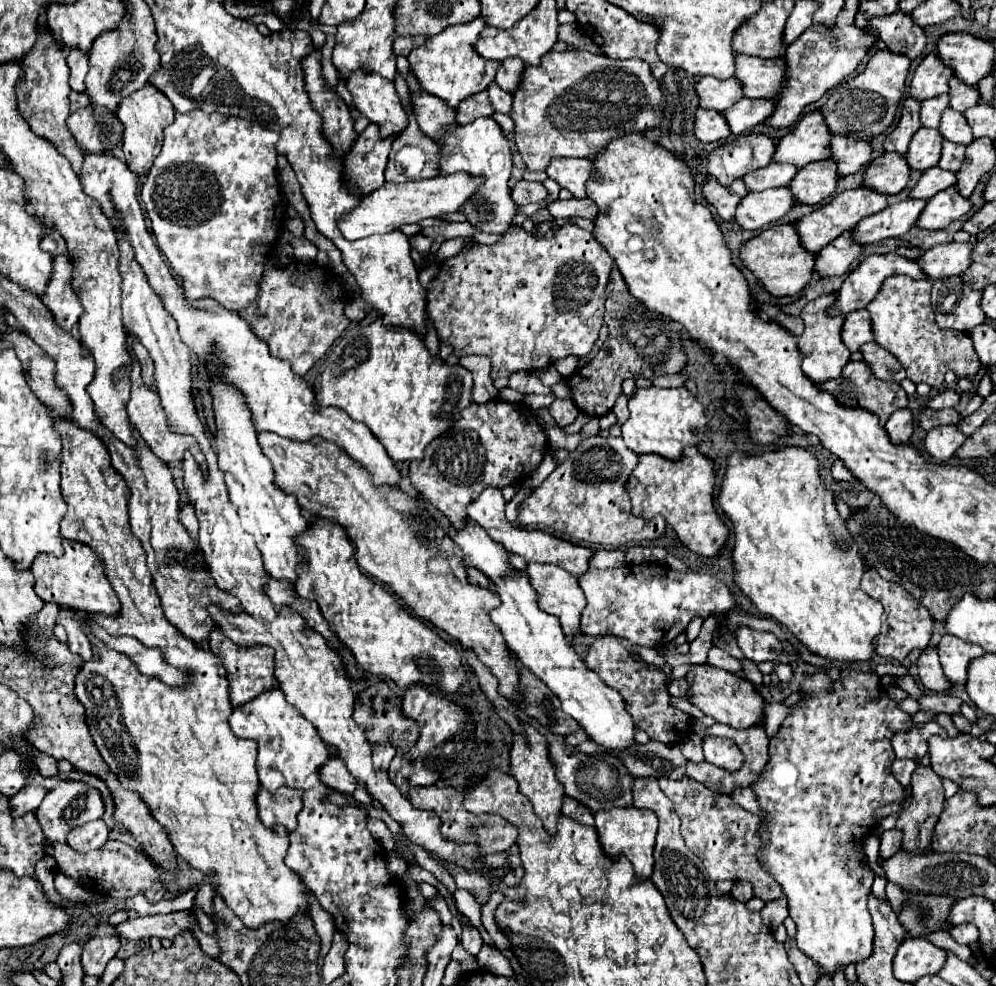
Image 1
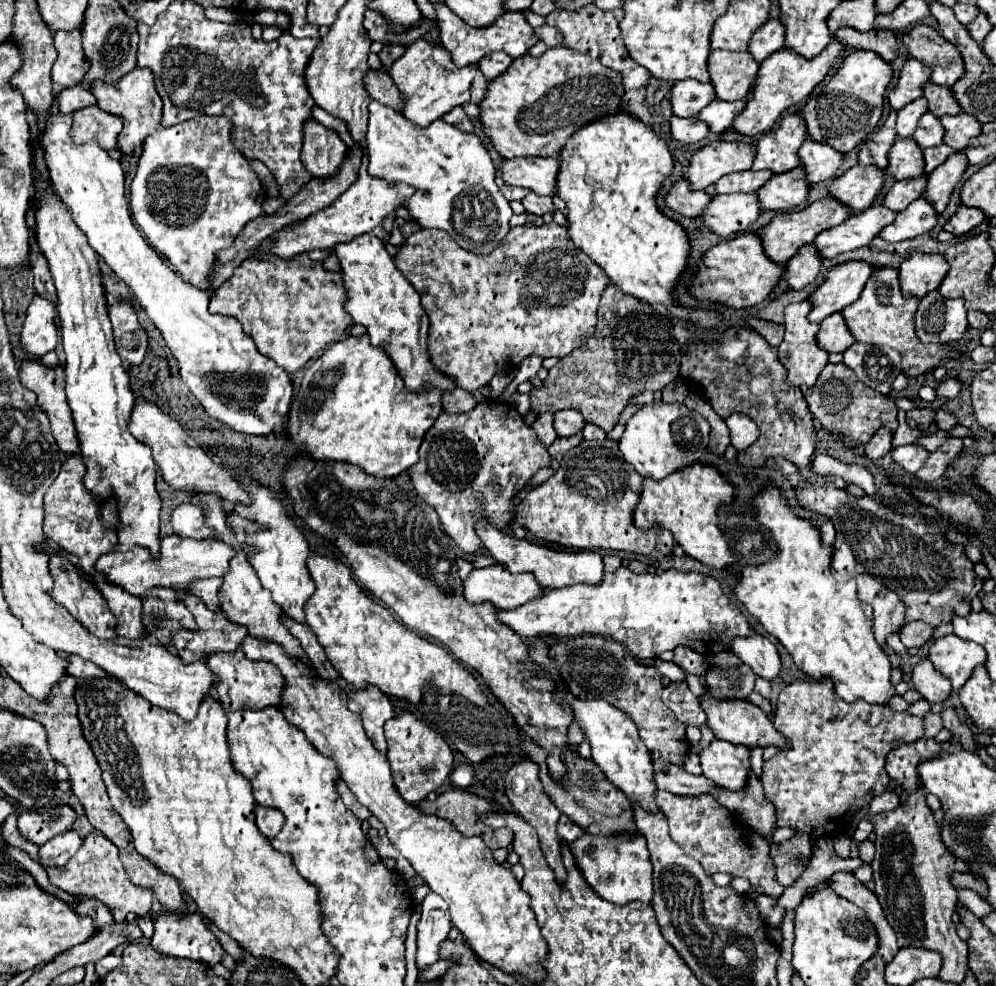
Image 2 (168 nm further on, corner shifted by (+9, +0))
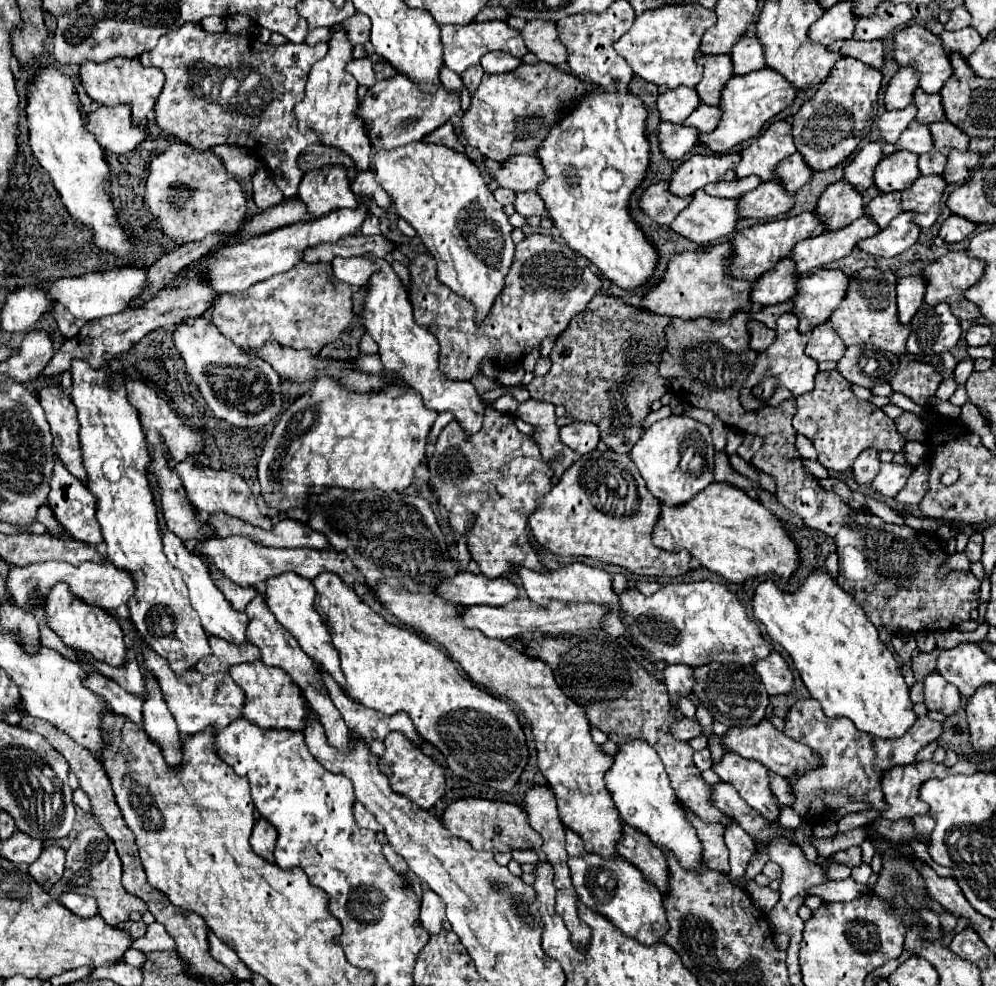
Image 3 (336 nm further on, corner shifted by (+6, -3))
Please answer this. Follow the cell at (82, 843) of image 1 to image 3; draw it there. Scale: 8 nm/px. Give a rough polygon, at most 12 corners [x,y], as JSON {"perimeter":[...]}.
{"perimeter":[[50,845],[28,867],[42,887],[64,873],[66,849]]}

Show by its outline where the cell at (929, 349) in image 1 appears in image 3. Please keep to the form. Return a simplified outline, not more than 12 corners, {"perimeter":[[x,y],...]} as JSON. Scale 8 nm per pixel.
{"perimeter":[[858,271],[830,317],[846,345],[906,355],[896,275]]}

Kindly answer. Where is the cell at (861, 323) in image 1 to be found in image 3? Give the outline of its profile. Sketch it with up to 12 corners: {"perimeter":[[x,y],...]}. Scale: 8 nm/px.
{"perimeter":[[828,323],[806,345],[816,361],[840,361],[846,345]]}

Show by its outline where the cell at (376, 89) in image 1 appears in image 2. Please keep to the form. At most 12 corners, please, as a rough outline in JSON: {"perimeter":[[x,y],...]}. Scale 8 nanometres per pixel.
{"perimeter":[[369,104],[369,176],[421,228],[493,252],[509,202],[475,134]]}

